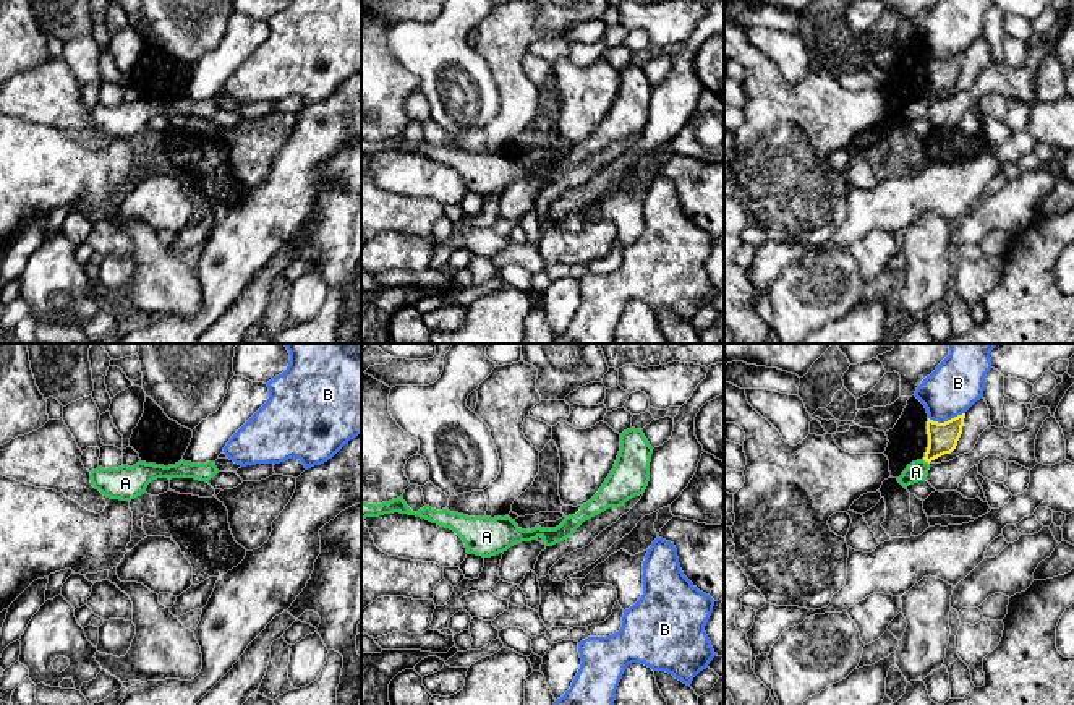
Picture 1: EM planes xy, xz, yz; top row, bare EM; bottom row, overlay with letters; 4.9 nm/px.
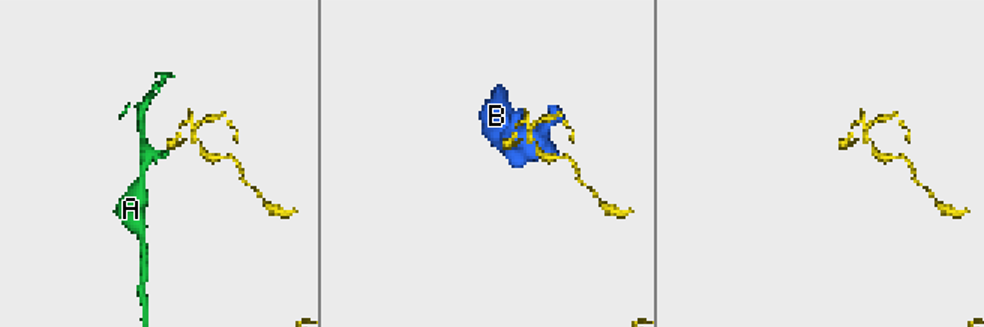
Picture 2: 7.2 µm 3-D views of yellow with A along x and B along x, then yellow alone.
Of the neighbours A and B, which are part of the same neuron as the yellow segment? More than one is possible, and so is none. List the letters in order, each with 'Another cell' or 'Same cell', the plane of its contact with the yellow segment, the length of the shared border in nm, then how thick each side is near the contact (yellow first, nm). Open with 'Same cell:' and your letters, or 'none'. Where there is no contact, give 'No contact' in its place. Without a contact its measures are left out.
Same cell: none
A: Another cell. Touches yellow in yz. Shared border 40 nm. Thickness 150 nm (yellow) against 100 nm
B: Another cell. Touches yellow in yz. Shared border 190 nm. Thickness 150 nm (yellow) against 260 nm

